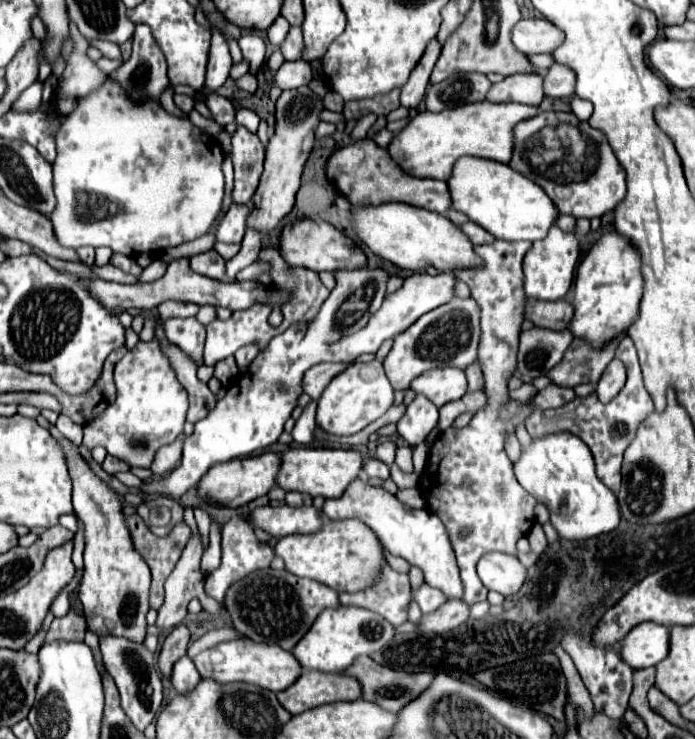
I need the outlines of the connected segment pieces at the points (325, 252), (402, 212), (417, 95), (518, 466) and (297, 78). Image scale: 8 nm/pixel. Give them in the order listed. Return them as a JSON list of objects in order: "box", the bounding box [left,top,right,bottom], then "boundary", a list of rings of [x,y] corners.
[{"box":[280,219,368,273],"boundary":[[[300,219],[292,225],[292,229],[284,229],[282,237],[280,237],[280,251],[282,257],[296,265],[296,267],[308,267],[316,273],[322,271],[346,271],[346,269],[366,269],[368,267],[368,259],[362,253],[362,249],[352,243],[352,239],[348,239],[346,235],[342,235],[340,231],[336,231],[332,225],[328,225],[326,221],[316,221],[316,219]]]},{"box":[350,203,480,271],"boundary":[[[386,203],[378,207],[350,209],[350,221],[358,239],[370,247],[374,255],[398,265],[400,269],[424,271],[428,265],[434,265],[438,271],[452,271],[454,267],[476,267],[476,263],[480,263],[468,237],[444,215],[434,211],[404,203]]]},{"box":[400,39,440,109],"boundary":[[[434,39],[434,41],[430,41],[430,45],[428,45],[426,53],[422,55],[420,63],[414,67],[408,83],[402,87],[402,93],[400,93],[400,105],[402,107],[416,109],[420,105],[420,101],[426,95],[428,79],[430,79],[430,73],[432,73],[432,67],[434,67],[438,55],[440,55],[440,45]]]},{"box":[514,431,620,539],"boundary":[[[568,431],[550,433],[550,435],[544,435],[542,439],[532,439],[530,445],[522,447],[522,453],[520,453],[518,461],[514,463],[514,475],[516,475],[518,483],[538,503],[546,505],[546,509],[550,511],[550,523],[554,525],[554,529],[564,539],[596,537],[600,533],[608,533],[608,531],[616,529],[616,525],[620,521],[616,495],[598,479],[596,467],[594,467],[594,457],[592,457],[590,449],[586,447],[586,443],[582,443],[582,439],[578,439],[574,435],[568,435]]]},{"box":[276,61,314,89],"boundary":[[[284,61],[282,67],[276,71],[276,85],[280,89],[298,89],[308,85],[314,79],[312,65],[308,61]]]}]

